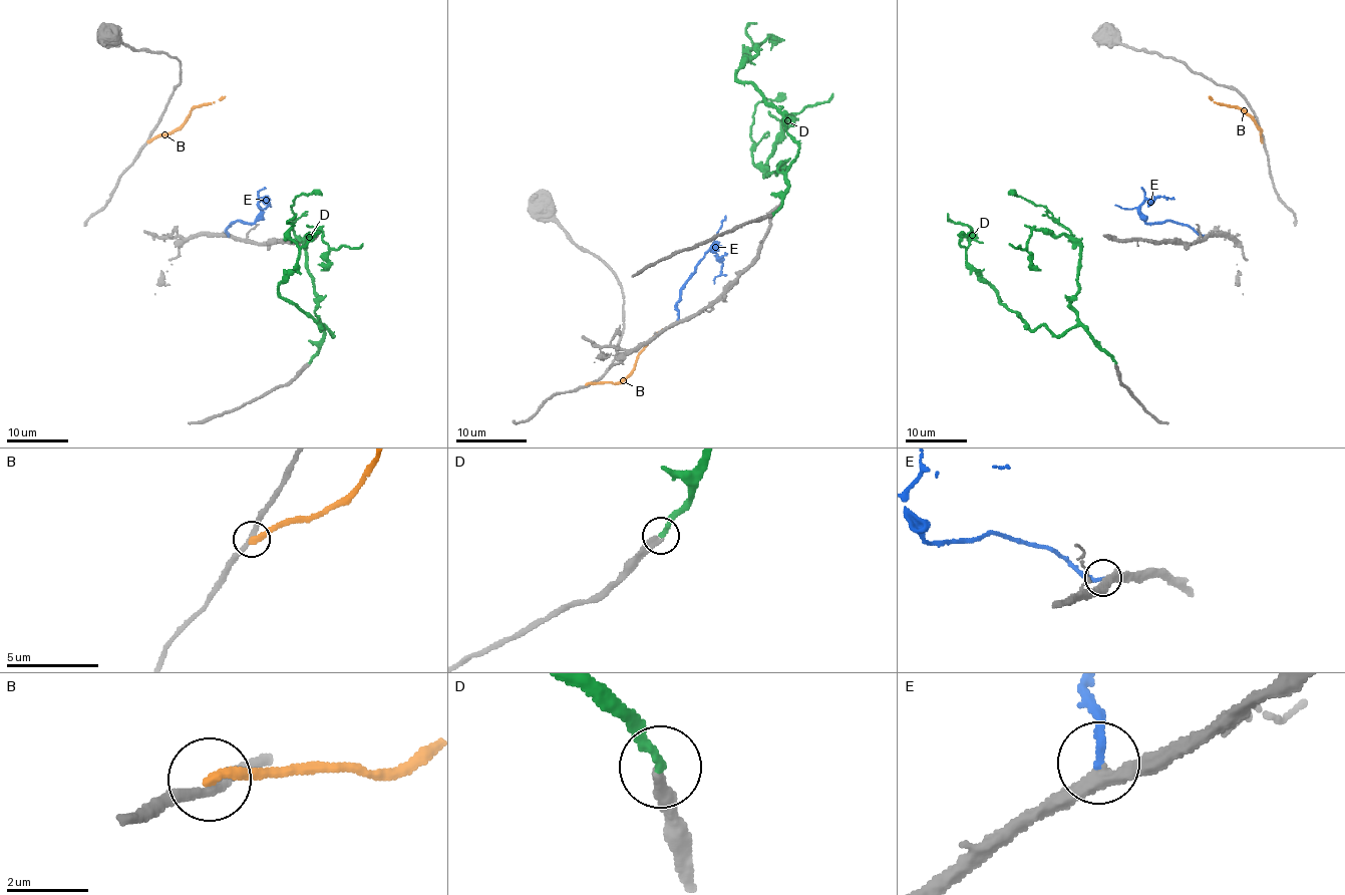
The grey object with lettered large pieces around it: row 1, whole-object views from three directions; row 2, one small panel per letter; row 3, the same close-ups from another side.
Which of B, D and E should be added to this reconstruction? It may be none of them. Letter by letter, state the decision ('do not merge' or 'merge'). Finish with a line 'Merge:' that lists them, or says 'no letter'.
B: do not merge
D: merge
E: merge
Merge: D, E

